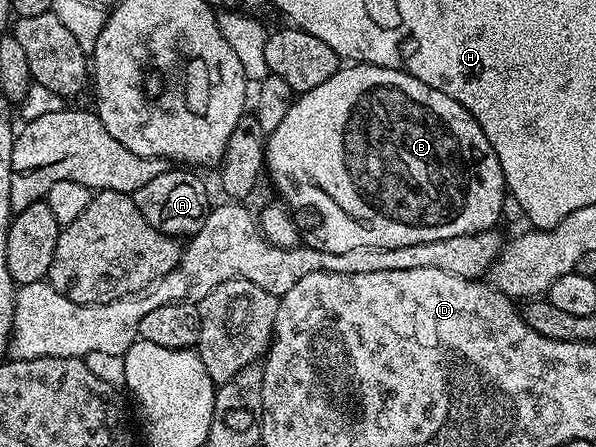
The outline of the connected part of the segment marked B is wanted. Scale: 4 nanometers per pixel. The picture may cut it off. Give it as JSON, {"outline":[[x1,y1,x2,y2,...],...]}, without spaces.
{"outline":[[345,65,334,72,330,80,318,84,318,88,310,88,310,92,299,95,278,128,267,135,264,160,267,177,272,177,277,192,284,197,283,205,290,211,303,245,313,246,322,252,346,252,350,248,363,246,398,248,430,240,450,240,450,236,477,234,497,225,496,221,504,210,504,198,506,202,506,187,498,156,494,156,494,148,490,148,490,140,486,140,486,132,482,132,478,120,474,120,474,116,470,116,470,112,466,112,458,100,450,100,446,92,438,92,438,88,422,84,422,80,410,76,405,70,391,70,385,66]]}

